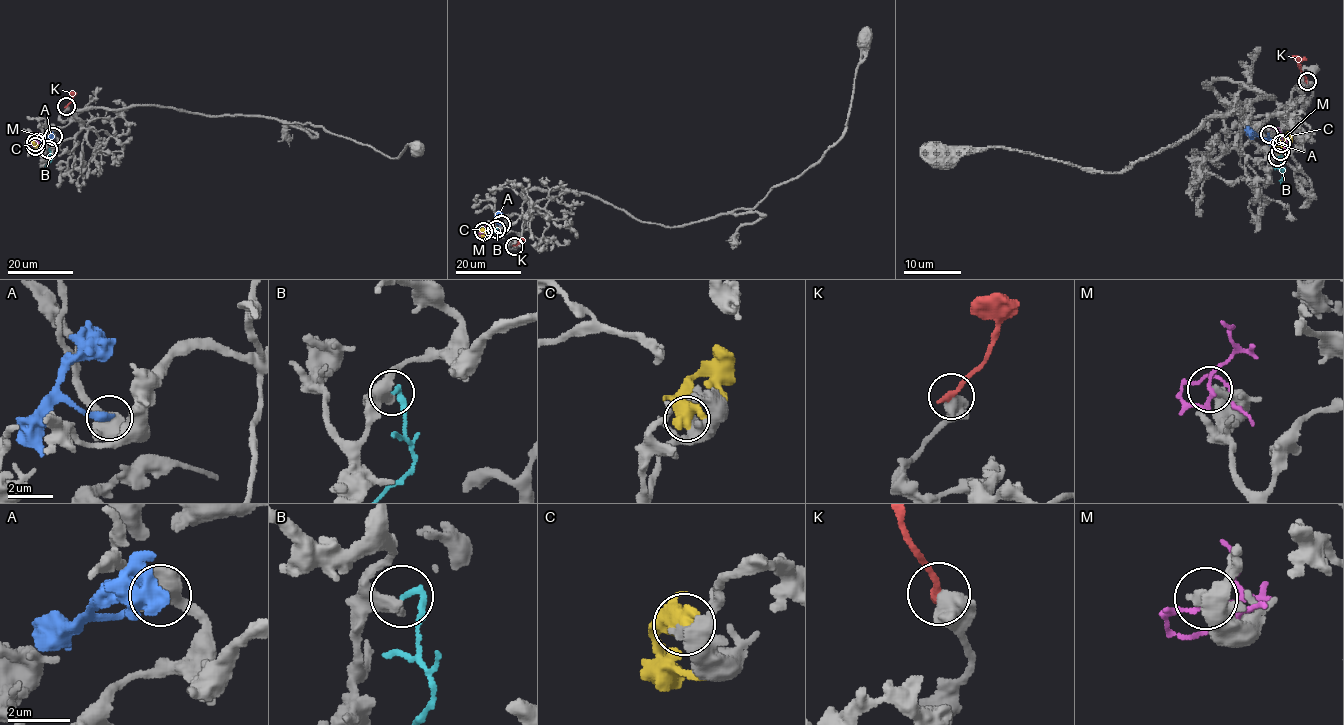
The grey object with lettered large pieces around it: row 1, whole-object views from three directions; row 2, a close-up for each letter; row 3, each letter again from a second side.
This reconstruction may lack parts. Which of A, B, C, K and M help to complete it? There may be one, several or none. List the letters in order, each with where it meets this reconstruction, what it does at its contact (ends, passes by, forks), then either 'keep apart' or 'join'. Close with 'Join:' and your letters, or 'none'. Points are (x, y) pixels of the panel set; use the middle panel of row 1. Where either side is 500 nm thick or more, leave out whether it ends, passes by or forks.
A: contact (501, 224); keep apart
B: contact (496, 229); it ends; keep apart
C: contact (483, 231); keep apart
K: contact (514, 246); it ends; keep apart
M: contact (483, 231); it passes by; keep apart
Join: none

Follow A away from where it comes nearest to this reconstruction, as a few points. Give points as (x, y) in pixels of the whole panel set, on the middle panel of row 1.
A: (501, 224), (494, 219), (500, 211)

